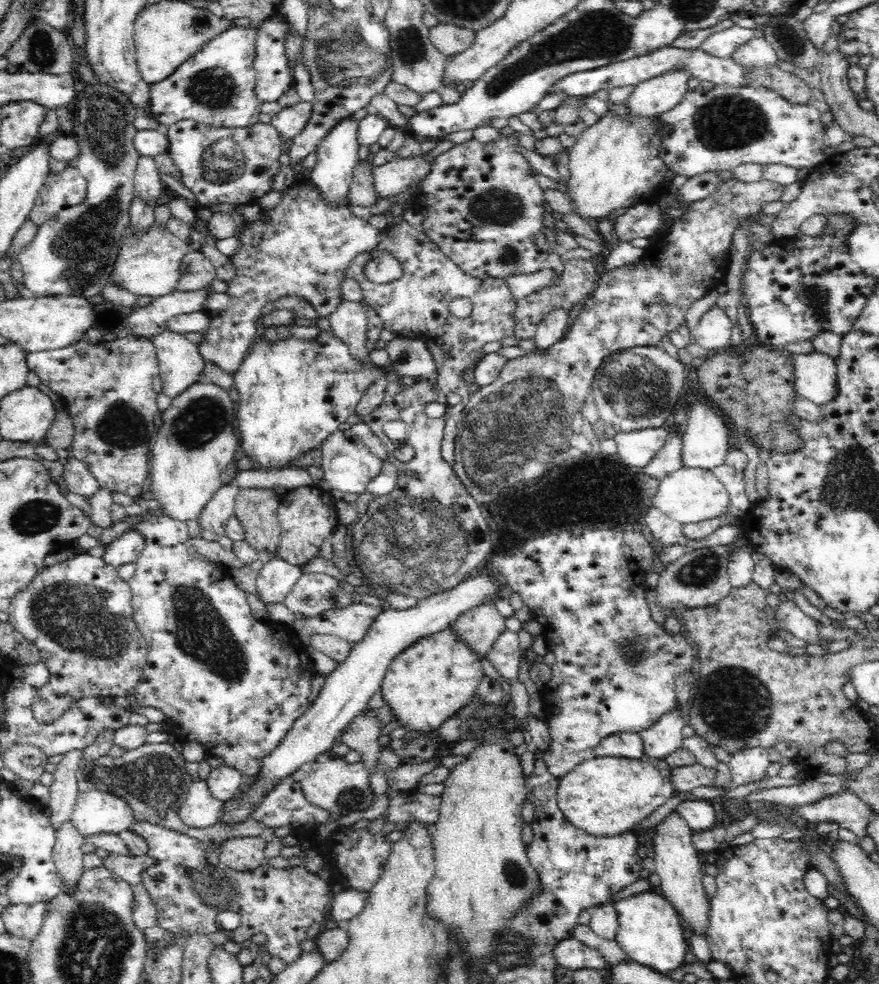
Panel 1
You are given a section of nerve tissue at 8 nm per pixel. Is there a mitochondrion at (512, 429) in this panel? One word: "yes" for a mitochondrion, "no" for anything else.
yes

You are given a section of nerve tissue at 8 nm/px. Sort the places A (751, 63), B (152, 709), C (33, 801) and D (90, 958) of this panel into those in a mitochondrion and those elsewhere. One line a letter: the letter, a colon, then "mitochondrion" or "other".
A: other
B: other
C: other
D: mitochondrion

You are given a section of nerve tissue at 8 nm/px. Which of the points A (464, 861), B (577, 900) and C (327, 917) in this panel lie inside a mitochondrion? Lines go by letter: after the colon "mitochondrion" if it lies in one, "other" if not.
A: other
B: other
C: other

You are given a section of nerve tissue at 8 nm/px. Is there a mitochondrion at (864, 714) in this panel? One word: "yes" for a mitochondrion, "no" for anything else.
no

